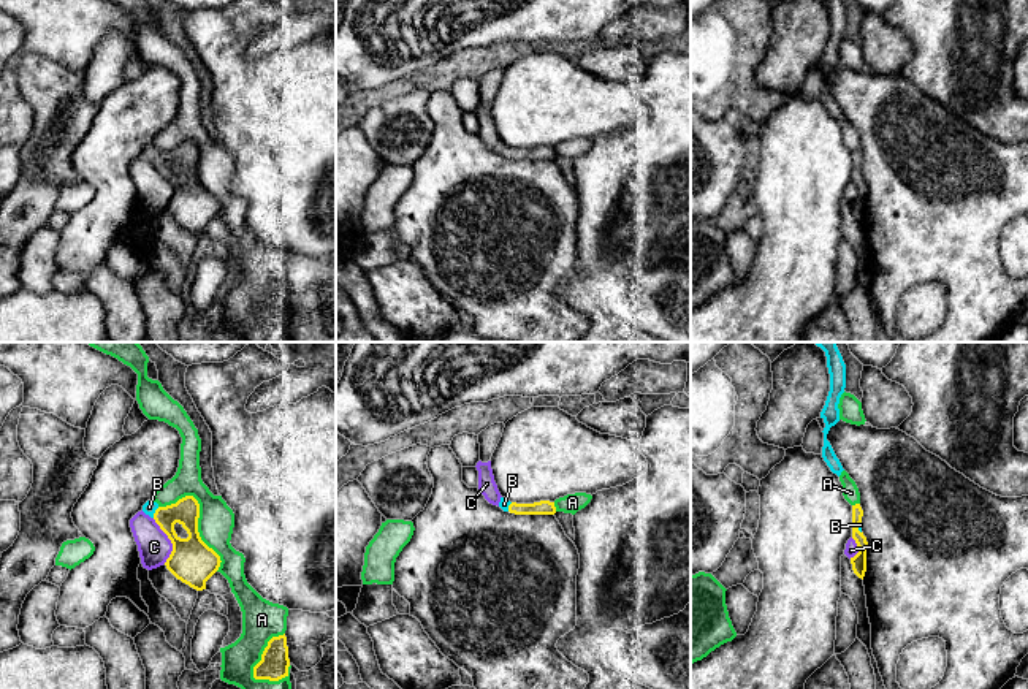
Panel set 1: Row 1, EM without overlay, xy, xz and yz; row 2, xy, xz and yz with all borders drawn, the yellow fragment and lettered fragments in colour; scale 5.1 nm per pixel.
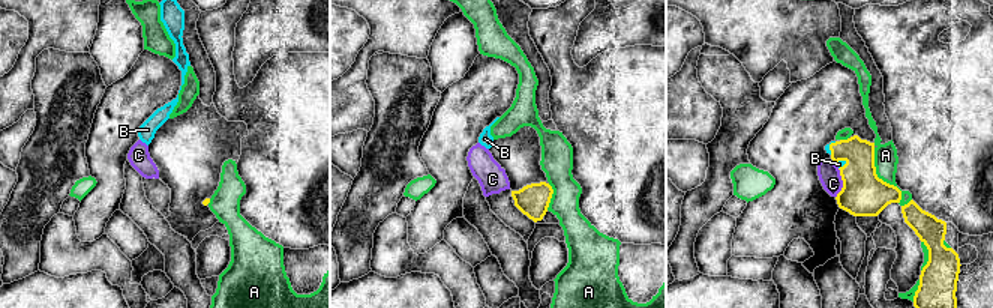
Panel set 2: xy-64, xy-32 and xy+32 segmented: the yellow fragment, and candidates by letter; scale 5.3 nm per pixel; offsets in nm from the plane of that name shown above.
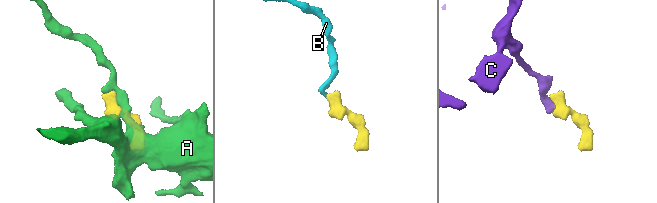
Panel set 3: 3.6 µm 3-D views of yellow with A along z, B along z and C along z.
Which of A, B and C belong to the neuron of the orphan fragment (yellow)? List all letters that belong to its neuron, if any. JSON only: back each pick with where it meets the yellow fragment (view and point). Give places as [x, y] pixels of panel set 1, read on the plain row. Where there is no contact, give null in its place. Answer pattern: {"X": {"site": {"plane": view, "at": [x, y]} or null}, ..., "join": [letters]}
{"B": {"site": {"plane": "xy", "at": [156, 157]}}, "join": ["B"]}

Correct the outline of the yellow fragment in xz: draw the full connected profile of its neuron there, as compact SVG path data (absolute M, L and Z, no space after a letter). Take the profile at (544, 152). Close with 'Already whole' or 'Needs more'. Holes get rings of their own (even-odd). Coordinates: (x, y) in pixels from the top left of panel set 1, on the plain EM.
M501 143L499 152L504 157L510 157L515 160L554 160L556 158L554 147L550 146L540 146L534 149L516 149L507 146L505 143Z. Needs more

